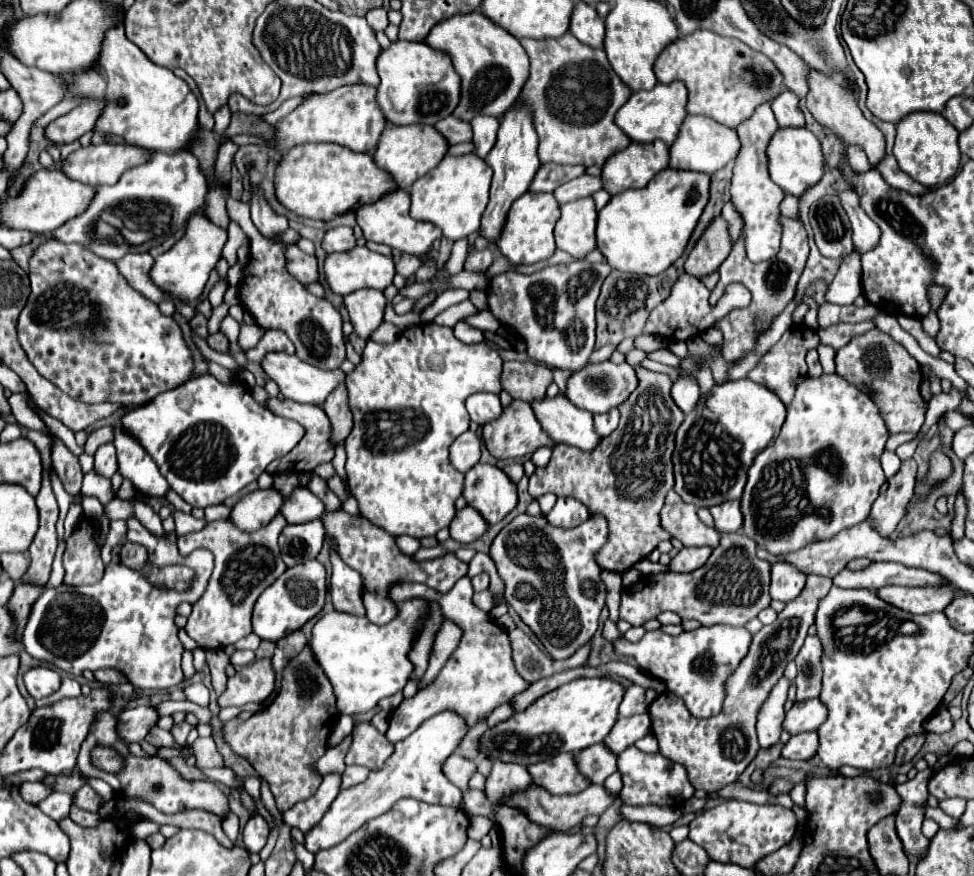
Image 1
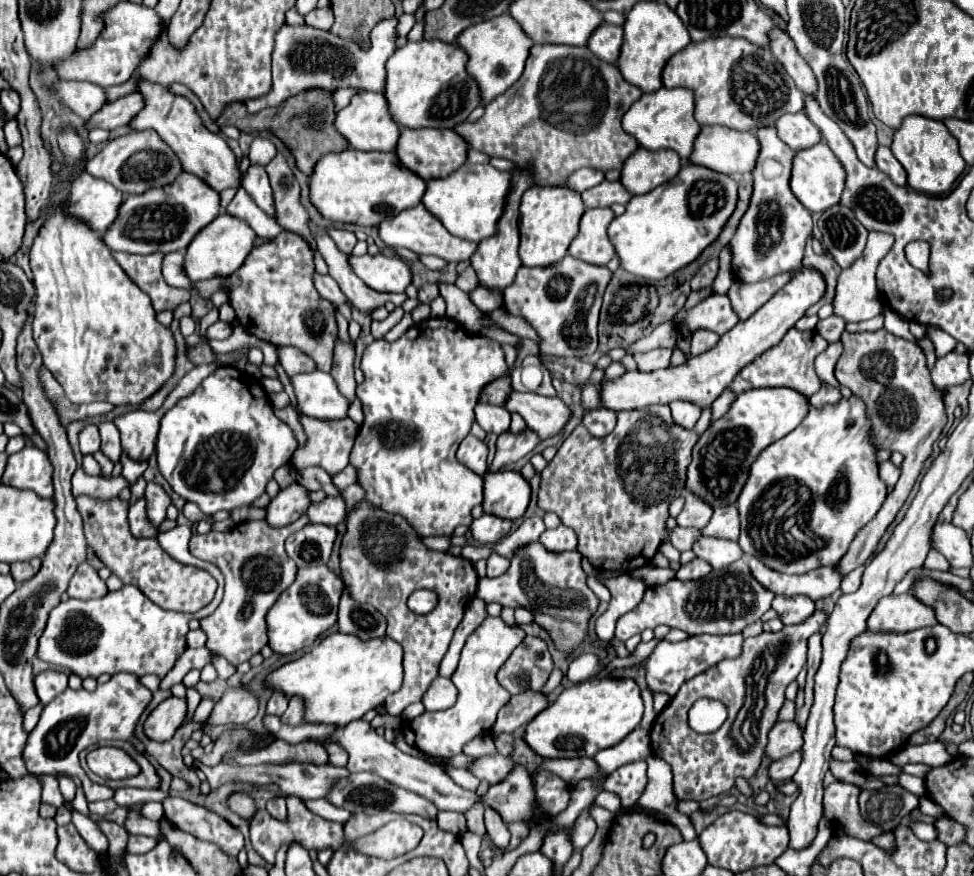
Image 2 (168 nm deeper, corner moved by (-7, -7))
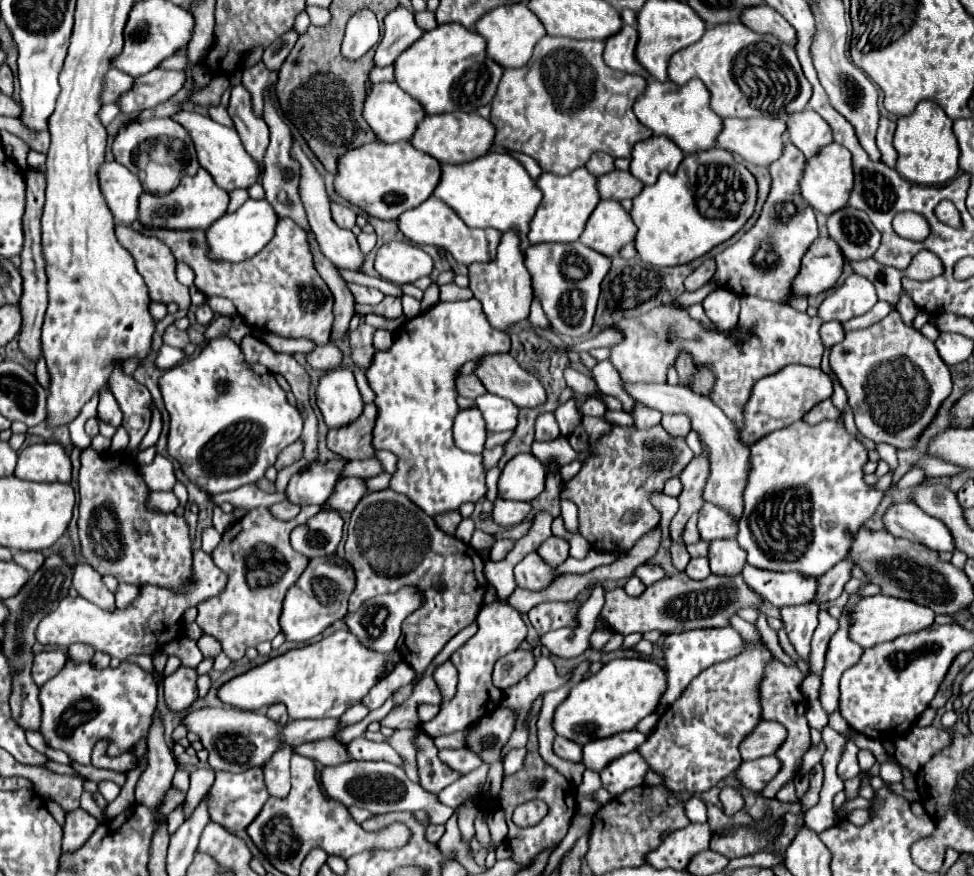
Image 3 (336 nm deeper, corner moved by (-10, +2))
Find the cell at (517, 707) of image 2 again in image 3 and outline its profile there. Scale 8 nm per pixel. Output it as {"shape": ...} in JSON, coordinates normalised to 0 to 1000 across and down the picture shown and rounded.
{"shape":[[[512,806],[506,815],[496,817],[492,826],[482,829],[482,838],[477,840],[477,854],[484,854],[494,868],[502,874],[498,909],[508,909],[516,888],[516,868],[514,856],[521,849],[529,826],[529,815],[523,808]]]}

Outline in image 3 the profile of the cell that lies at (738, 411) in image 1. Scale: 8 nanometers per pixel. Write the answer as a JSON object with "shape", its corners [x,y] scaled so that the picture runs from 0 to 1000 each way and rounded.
{"shape":[[[810,416],[808,420],[787,432],[781,432],[775,438],[771,454],[765,463],[765,489],[761,491],[761,500],[771,509],[785,495],[806,489],[816,479],[822,479],[837,461],[849,457],[853,450],[855,450],[855,434],[853,429],[849,429],[849,425],[824,416]]]}

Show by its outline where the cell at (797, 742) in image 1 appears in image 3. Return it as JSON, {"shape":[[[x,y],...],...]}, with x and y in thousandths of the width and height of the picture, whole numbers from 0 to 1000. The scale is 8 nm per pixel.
{"shape":[[[785,863],[785,865],[779,865],[779,868],[763,870],[755,879],[755,888],[759,890],[759,895],[763,900],[773,902],[773,904],[779,904],[800,881],[800,872],[802,870],[796,863]]]}

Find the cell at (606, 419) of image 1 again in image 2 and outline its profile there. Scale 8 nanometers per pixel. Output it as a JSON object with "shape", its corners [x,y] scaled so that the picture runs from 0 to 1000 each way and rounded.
{"shape":[[[608,467],[600,474],[600,487],[610,497],[610,499],[620,499],[624,494],[628,494],[628,490],[632,487],[632,471],[628,471],[626,467]]]}

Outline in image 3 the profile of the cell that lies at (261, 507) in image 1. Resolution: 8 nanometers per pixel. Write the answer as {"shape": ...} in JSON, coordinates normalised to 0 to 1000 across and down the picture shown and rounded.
{"shape":[[[346,521],[334,530],[328,530],[328,527],[317,530],[315,534],[311,534],[299,546],[295,555],[295,568],[307,578],[313,578],[313,575],[332,578],[334,571],[344,559],[344,553],[354,530],[356,525]]]}

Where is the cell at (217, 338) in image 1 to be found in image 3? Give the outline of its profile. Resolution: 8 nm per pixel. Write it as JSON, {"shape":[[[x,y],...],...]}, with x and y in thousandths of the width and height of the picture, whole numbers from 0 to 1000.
{"shape":[[[174,372],[167,381],[167,393],[178,395],[178,397],[188,397],[194,393],[194,384],[192,384],[192,379],[182,377],[180,372]]]}

